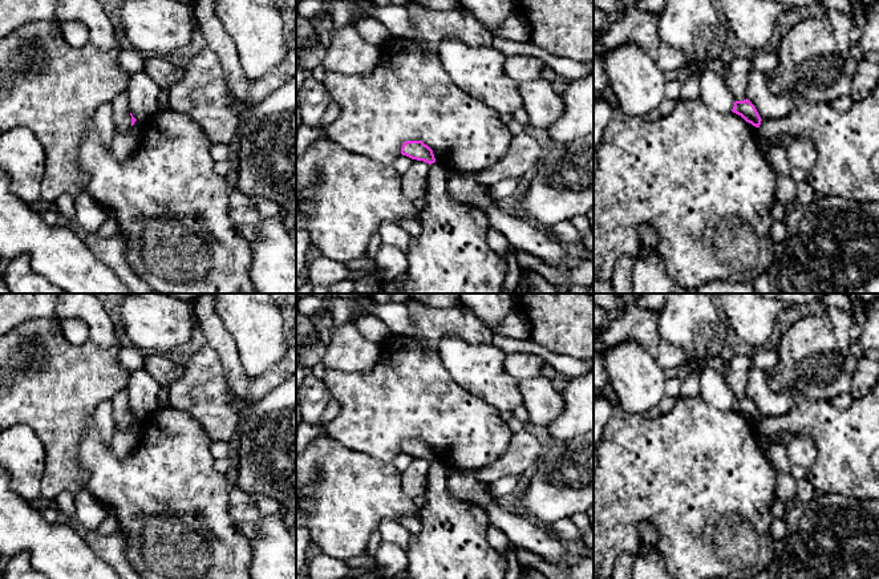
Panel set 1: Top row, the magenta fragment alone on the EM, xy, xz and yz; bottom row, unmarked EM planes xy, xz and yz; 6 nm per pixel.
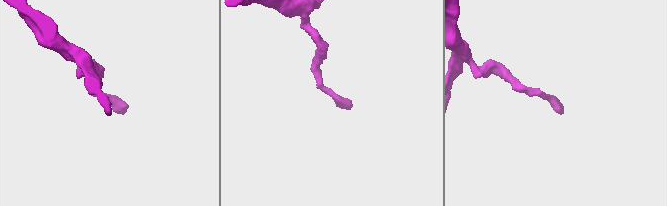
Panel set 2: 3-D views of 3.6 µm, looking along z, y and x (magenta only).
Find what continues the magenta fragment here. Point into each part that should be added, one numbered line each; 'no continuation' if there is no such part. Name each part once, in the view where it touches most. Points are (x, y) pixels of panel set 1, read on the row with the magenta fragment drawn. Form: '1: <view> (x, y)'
no continuation

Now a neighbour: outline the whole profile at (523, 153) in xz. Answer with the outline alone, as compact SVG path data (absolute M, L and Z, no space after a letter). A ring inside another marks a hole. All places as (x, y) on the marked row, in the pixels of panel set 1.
M526 133L514 135L507 153L490 169L475 174L479 183L491 186L507 178L520 178L536 166L544 150Z

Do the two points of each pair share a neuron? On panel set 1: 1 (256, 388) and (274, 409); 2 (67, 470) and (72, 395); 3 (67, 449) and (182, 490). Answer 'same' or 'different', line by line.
1: different
2: same
3: different

